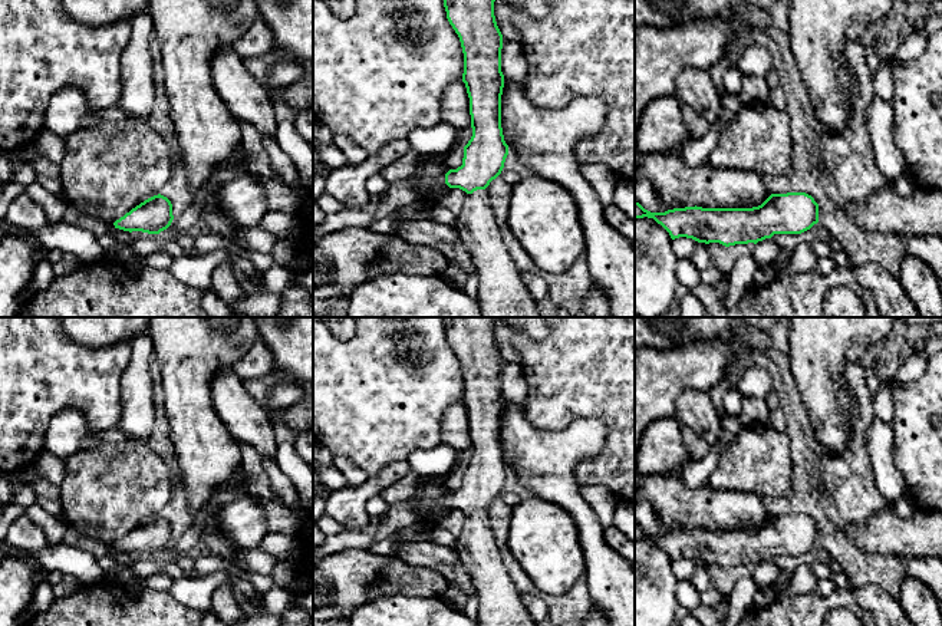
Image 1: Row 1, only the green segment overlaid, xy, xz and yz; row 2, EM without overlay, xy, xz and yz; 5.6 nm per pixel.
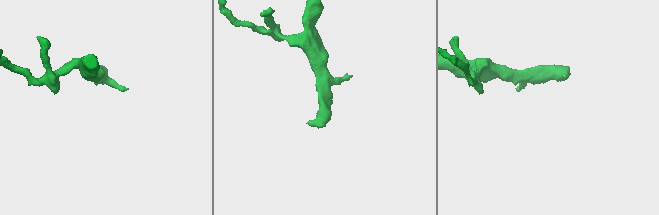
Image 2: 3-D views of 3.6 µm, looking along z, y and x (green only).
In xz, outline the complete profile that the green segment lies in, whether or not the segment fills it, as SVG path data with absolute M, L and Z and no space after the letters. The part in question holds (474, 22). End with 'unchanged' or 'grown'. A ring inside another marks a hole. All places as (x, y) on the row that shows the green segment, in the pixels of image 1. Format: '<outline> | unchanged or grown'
M444 0L447 19L460 37L470 98L472 136L462 165L445 174L449 188L467 192L455 228L480 277L482 317L540 317L537 302L521 281L495 223L485 188L508 155L501 128L503 34L494 16L495 0Z | grown

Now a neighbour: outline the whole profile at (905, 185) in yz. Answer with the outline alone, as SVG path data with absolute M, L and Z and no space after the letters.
M906 171L892 185L902 197L908 197L908 195L913 194L918 190L915 181L909 177L909 174Z

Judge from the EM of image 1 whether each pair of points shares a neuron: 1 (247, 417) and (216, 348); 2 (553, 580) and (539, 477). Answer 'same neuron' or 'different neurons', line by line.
1: different neurons
2: different neurons

